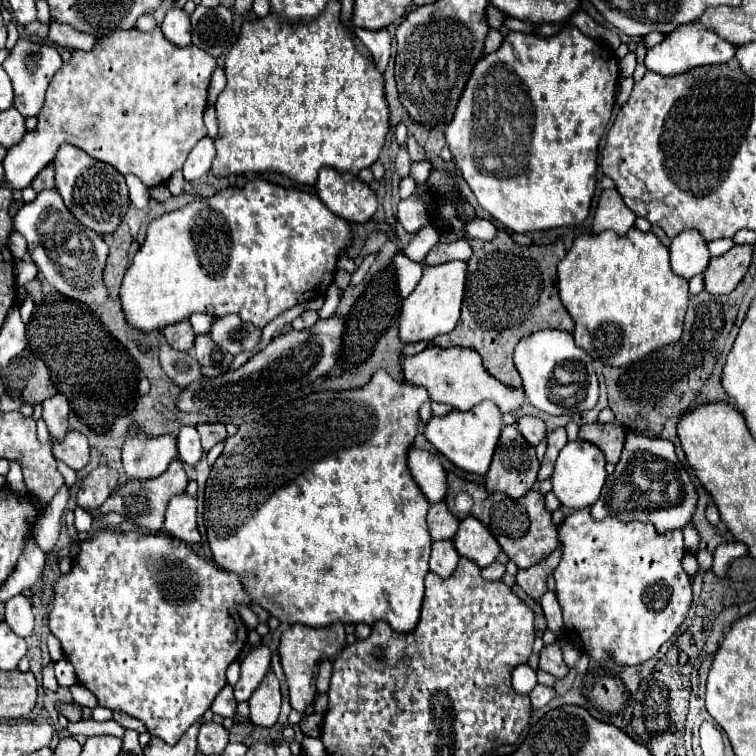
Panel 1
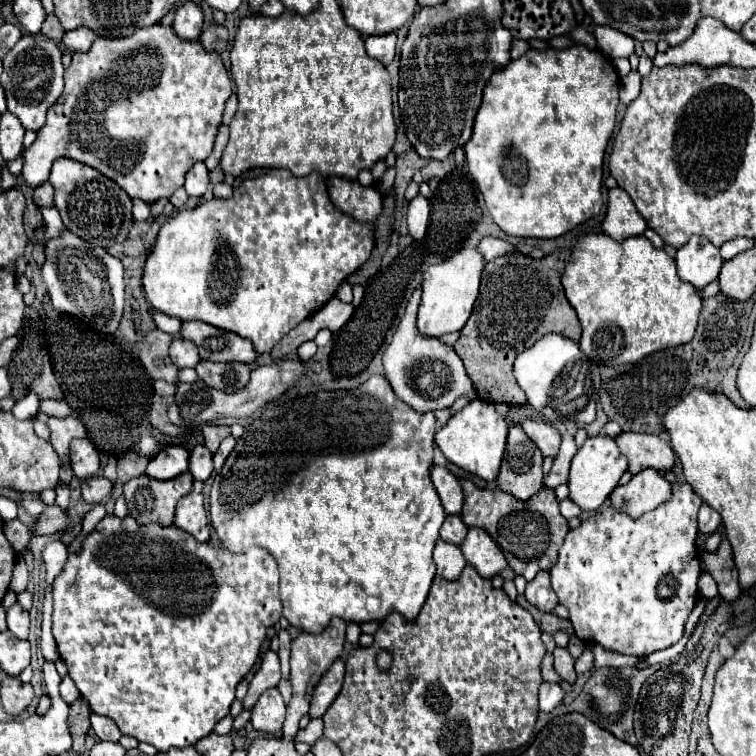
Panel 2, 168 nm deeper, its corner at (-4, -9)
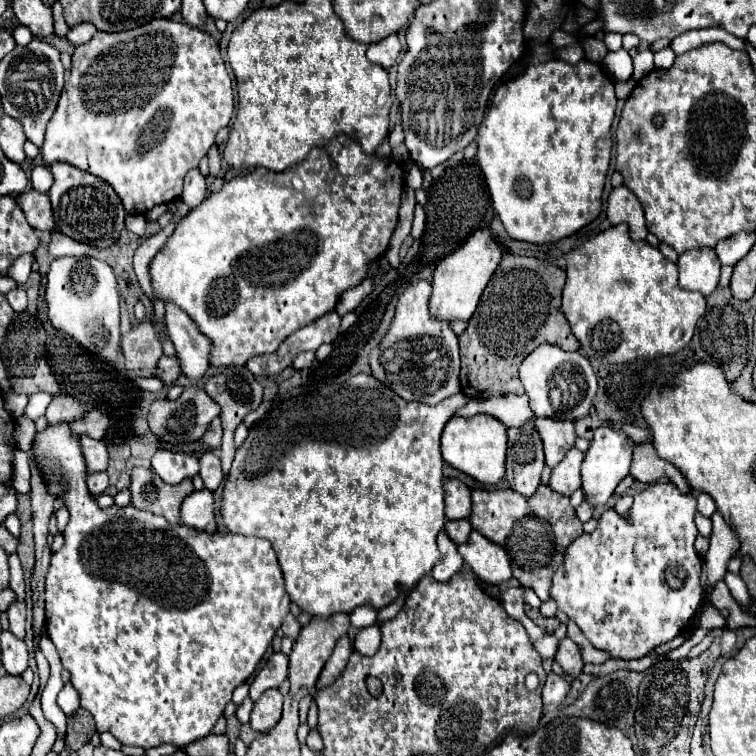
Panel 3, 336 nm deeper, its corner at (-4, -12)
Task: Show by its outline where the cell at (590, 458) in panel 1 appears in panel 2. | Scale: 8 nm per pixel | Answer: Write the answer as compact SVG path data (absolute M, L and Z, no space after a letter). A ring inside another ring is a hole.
M608 435L588 437L586 443L574 455L572 465L570 465L570 477L568 477L570 495L568 495L568 499L572 503L576 503L582 511L598 511L600 505L608 499L608 495L618 485L618 479L622 477L626 467L628 467L626 459L618 451L612 437L608 437Z

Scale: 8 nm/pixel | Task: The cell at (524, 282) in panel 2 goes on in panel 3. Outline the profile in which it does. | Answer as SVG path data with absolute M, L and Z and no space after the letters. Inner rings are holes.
M504 254L498 270L490 278L480 304L468 328L460 336L462 372L460 386L468 398L490 398L496 394L524 394L518 378L520 362L540 344L554 344L562 350L580 350L578 340L570 332L568 320L560 310L566 272L538 258Z

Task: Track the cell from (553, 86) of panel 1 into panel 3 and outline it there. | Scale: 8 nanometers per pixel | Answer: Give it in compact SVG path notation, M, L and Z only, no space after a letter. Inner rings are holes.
M550 60L550 62L544 62L544 64L534 64L534 66L528 66L528 70L502 84L494 98L492 98L492 106L490 106L490 112L486 114L480 130L478 130L478 154L476 154L476 160L478 160L478 166L480 170L484 172L484 178L486 178L486 184L488 184L488 190L490 190L490 196L492 196L492 204L494 204L494 210L498 212L506 232L510 238L514 240L524 240L524 242L532 242L532 244L546 244L546 242L558 242L574 232L578 232L580 228L584 228L586 224L594 222L602 210L602 192L604 192L604 182L606 182L606 172L608 172L608 166L610 166L610 154L612 154L612 136L610 136L610 126L612 126L612 120L614 120L614 108L616 108L616 94L614 94L614 82L610 76L604 74L604 70L598 66L598 64L592 64L592 62L586 62L582 60L580 64L572 66L564 60Z

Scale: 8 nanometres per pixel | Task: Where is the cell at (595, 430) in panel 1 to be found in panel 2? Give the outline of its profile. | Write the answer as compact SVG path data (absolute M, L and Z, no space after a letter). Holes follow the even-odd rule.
M620 433L614 437L620 453L628 459L628 471L632 475L640 473L646 467L666 471L674 467L674 451L670 443L658 435L648 433Z

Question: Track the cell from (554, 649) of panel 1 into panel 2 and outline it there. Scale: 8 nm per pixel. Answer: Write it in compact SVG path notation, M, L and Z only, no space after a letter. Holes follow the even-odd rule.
M554 649L554 669L556 669L556 673L564 679L564 681L568 681L570 685L576 681L576 673L574 673L574 659L570 657L570 653L566 651L566 649Z

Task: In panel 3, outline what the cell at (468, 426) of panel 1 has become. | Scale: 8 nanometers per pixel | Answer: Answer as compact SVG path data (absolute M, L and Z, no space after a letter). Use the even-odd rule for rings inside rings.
M476 414L472 418L452 416L442 432L444 462L480 484L498 484L504 478L506 448L506 426L488 414Z

